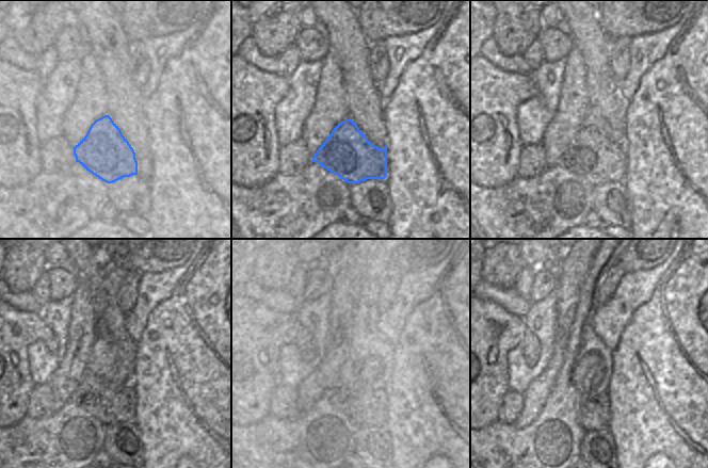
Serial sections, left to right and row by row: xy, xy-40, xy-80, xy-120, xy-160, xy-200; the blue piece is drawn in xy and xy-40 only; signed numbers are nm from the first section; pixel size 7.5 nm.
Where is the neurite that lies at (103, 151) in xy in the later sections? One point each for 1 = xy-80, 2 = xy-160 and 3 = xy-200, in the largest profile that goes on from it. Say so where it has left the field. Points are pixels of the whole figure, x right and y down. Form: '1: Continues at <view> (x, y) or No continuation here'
1: Continues at xy-80 (591, 154)
2: Continues at xy-160 (368, 410)
3: Continues at xy-200 (601, 417)

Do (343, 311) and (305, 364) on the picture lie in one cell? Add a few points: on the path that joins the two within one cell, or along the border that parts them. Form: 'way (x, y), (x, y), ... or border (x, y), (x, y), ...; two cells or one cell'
border (320, 361), (302, 380); two cells

